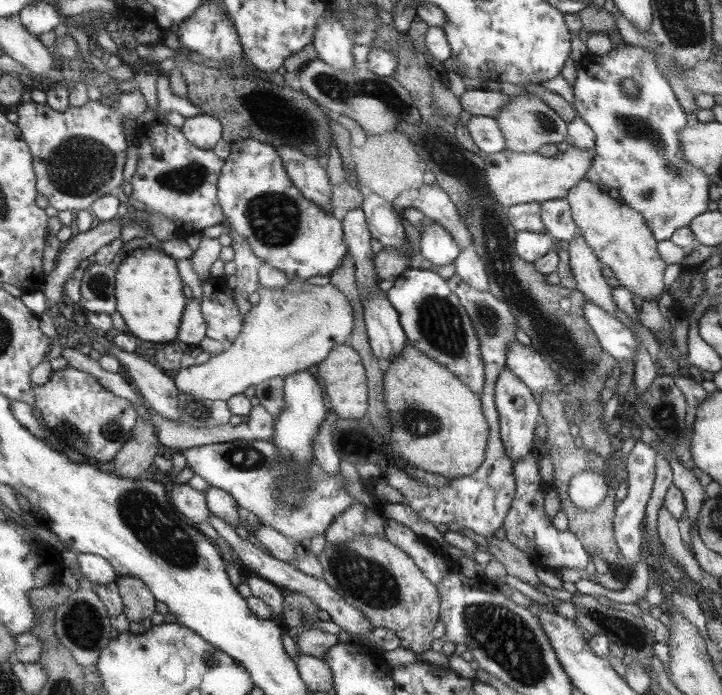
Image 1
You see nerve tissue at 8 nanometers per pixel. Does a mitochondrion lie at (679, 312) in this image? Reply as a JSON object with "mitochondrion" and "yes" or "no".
{"mitochondrion":"no"}

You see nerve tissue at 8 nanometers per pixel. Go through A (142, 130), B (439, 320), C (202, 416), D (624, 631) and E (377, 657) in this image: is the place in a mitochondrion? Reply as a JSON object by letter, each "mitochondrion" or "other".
{"A":"other","B":"mitochondrion","C":"mitochondrion","D":"mitochondrion","E":"other"}

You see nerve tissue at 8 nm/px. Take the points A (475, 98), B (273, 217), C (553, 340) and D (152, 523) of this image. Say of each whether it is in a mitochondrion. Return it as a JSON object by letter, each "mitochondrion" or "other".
{"A":"other","B":"mitochondrion","C":"mitochondrion","D":"mitochondrion"}

